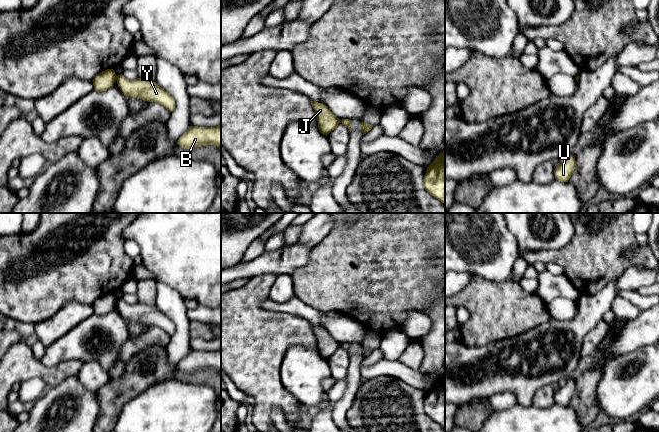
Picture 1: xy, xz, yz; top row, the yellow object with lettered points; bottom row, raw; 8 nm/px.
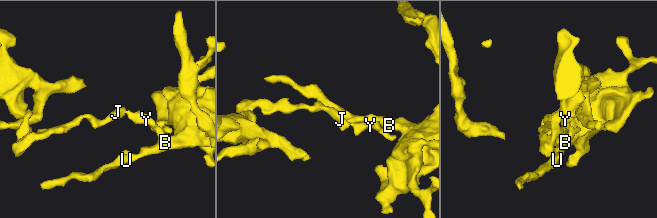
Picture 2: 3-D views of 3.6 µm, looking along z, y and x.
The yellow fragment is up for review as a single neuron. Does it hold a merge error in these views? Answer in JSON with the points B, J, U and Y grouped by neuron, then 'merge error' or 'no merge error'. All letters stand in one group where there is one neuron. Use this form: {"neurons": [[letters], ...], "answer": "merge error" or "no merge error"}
{"neurons": [["B", "U", "Y"], ["J"]], "answer": "merge error"}

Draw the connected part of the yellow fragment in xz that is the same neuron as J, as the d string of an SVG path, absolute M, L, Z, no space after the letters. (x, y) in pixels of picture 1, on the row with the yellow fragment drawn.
M311 101L311 104L317 116L318 128L323 135L327 136L338 126L341 120L325 104L313 101Z

